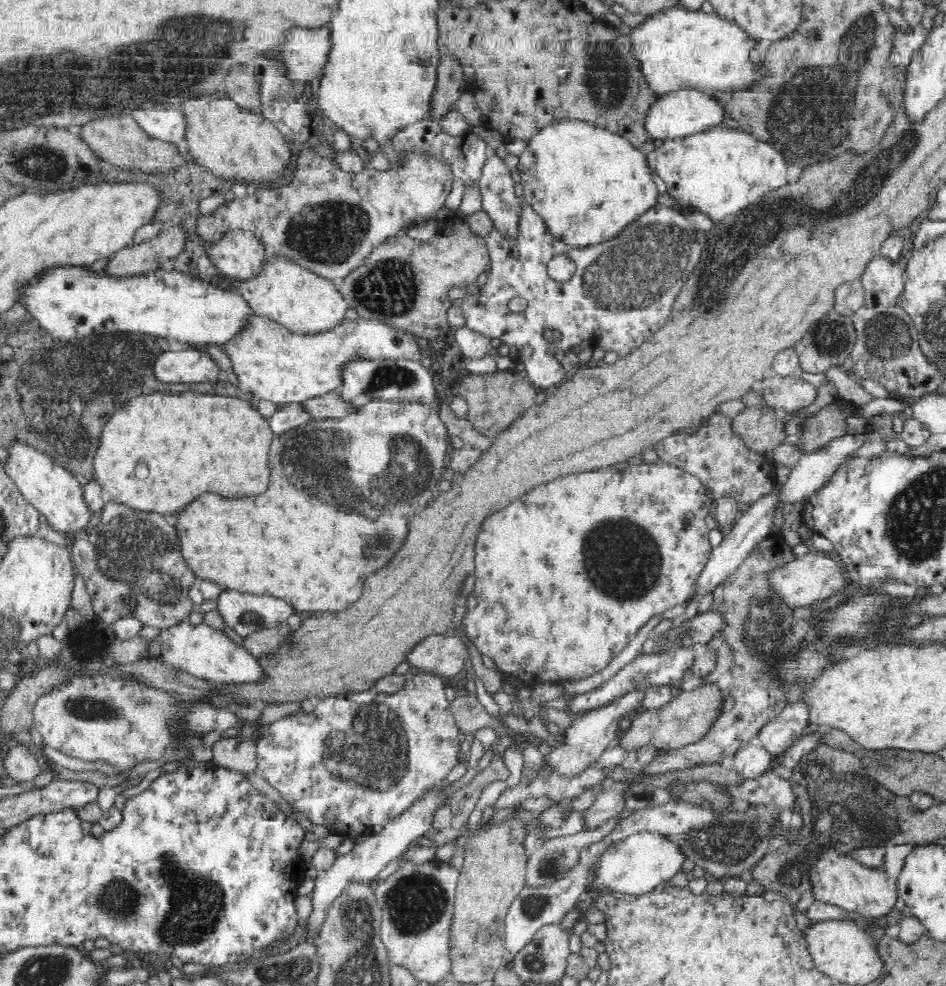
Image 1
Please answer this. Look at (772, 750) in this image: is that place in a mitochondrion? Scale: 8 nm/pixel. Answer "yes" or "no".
no

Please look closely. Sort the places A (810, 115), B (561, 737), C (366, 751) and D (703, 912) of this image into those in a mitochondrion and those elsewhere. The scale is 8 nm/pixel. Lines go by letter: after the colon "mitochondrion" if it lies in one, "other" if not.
A: mitochondrion
B: other
C: mitochondrion
D: other

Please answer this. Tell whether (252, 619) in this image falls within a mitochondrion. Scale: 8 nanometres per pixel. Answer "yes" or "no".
yes

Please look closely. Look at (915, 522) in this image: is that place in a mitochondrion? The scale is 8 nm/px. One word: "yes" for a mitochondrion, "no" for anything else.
yes

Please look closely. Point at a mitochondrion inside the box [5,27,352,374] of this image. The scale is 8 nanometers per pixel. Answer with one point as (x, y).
(38, 352)

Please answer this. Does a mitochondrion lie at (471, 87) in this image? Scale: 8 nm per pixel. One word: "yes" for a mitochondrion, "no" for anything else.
no

